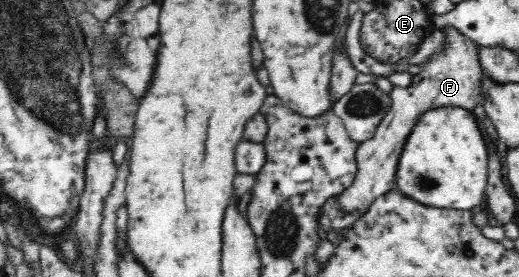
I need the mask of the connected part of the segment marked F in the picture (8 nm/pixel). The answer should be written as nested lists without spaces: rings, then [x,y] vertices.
[[[443,28],[446,44],[444,50],[421,64],[421,72],[414,76],[410,87],[393,85],[390,92],[390,111],[379,122],[378,129],[371,139],[359,143],[355,159],[357,171],[350,186],[345,187],[335,197],[339,211],[345,214],[366,214],[369,206],[387,191],[396,186],[399,173],[399,160],[402,150],[412,130],[419,124],[425,113],[439,109],[463,108],[473,111],[480,102],[481,78],[484,71],[479,65],[479,47],[458,30]]]

